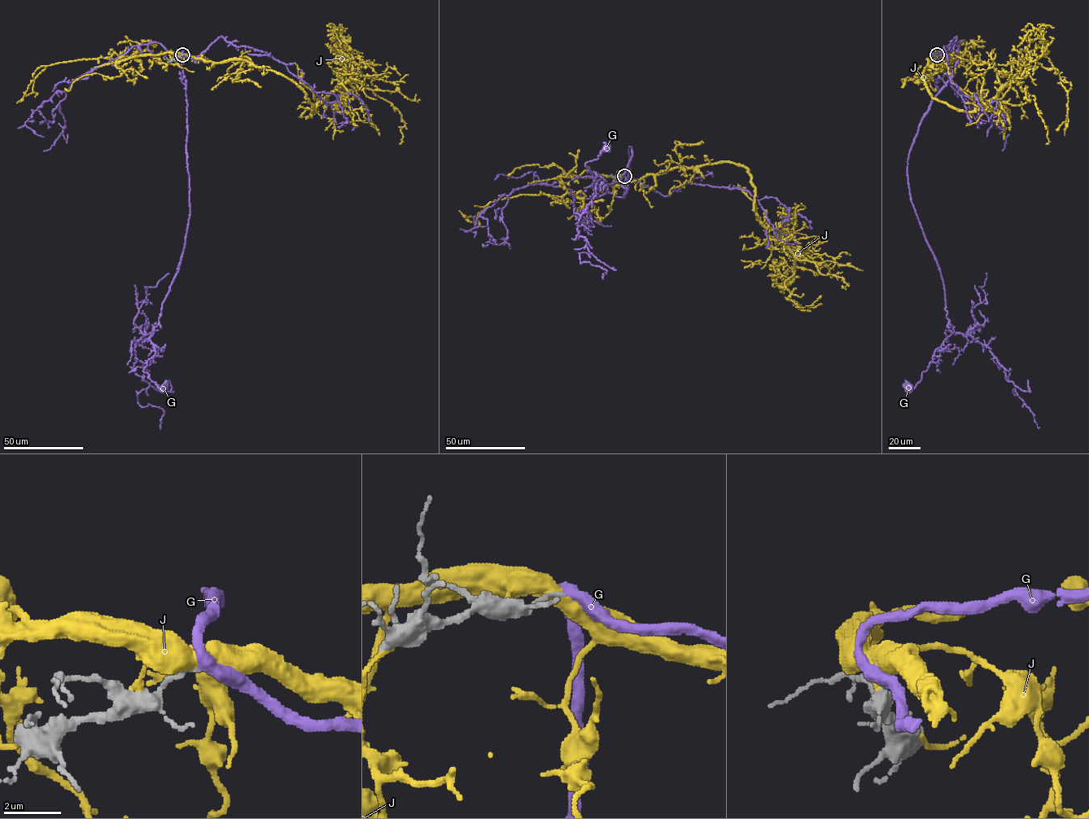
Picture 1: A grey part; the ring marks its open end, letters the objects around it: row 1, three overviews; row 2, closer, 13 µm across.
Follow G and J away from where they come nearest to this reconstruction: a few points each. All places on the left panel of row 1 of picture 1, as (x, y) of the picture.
G: (182, 54), (190, 214), (177, 273), (150, 338), (155, 354), (143, 371), (164, 389)
J: (181, 54), (273, 70), (297, 85), (312, 111), (352, 78), (351, 61), (342, 67), (345, 77), (378, 129)

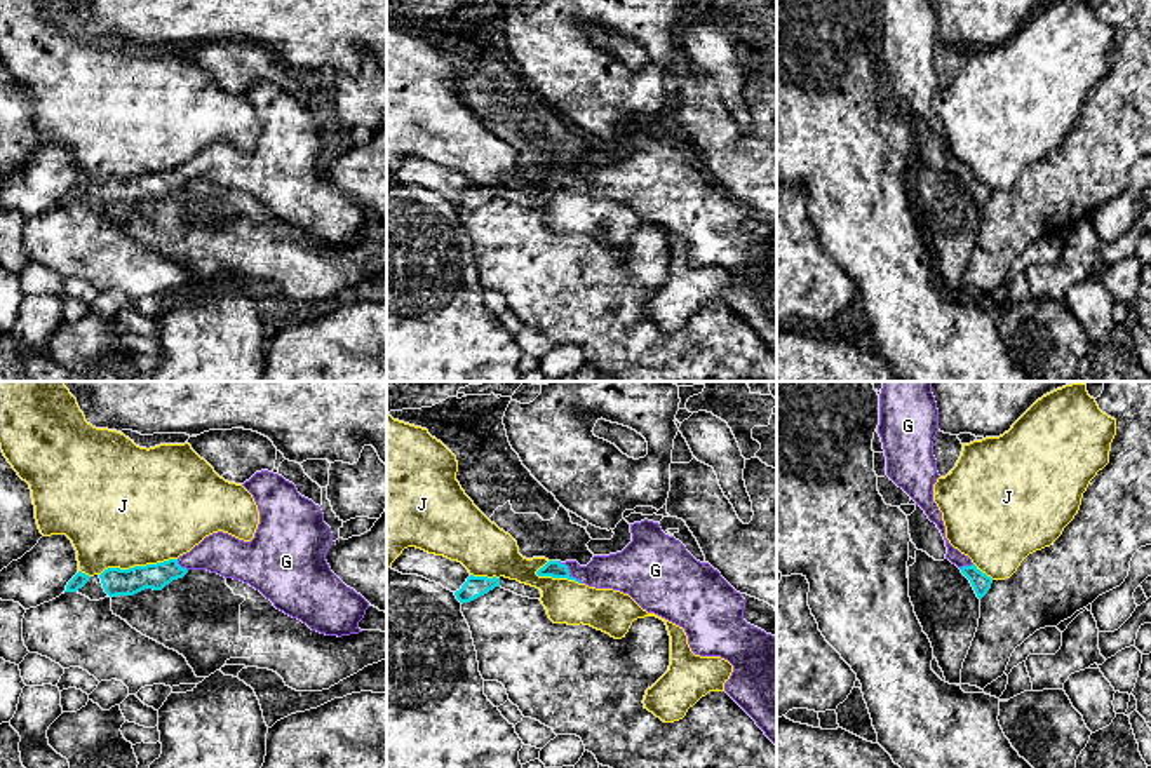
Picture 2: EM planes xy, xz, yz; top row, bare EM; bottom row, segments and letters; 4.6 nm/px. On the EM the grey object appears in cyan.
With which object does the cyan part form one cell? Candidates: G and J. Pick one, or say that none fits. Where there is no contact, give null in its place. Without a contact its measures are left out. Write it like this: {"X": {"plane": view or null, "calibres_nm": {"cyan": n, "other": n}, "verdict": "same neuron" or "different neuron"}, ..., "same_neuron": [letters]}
{"G": {"plane": "xz", "calibres_nm": {"cyan": 80, "other": 180}, "verdict": "same neuron"}, "J": {"plane": "xy", "calibres_nm": {"cyan": 130, "other": 500}, "verdict": "different neuron"}, "same_neuron": ["G"]}

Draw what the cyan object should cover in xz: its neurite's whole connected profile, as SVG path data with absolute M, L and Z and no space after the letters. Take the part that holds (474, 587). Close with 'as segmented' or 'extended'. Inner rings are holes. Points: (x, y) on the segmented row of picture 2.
M470 575L467 578L467 582L461 585L461 589L454 592L454 596L463 604L463 603L470 603L470 601L488 594L495 587L500 587L500 578L496 578L496 576L488 578L488 576Z; as segmented

